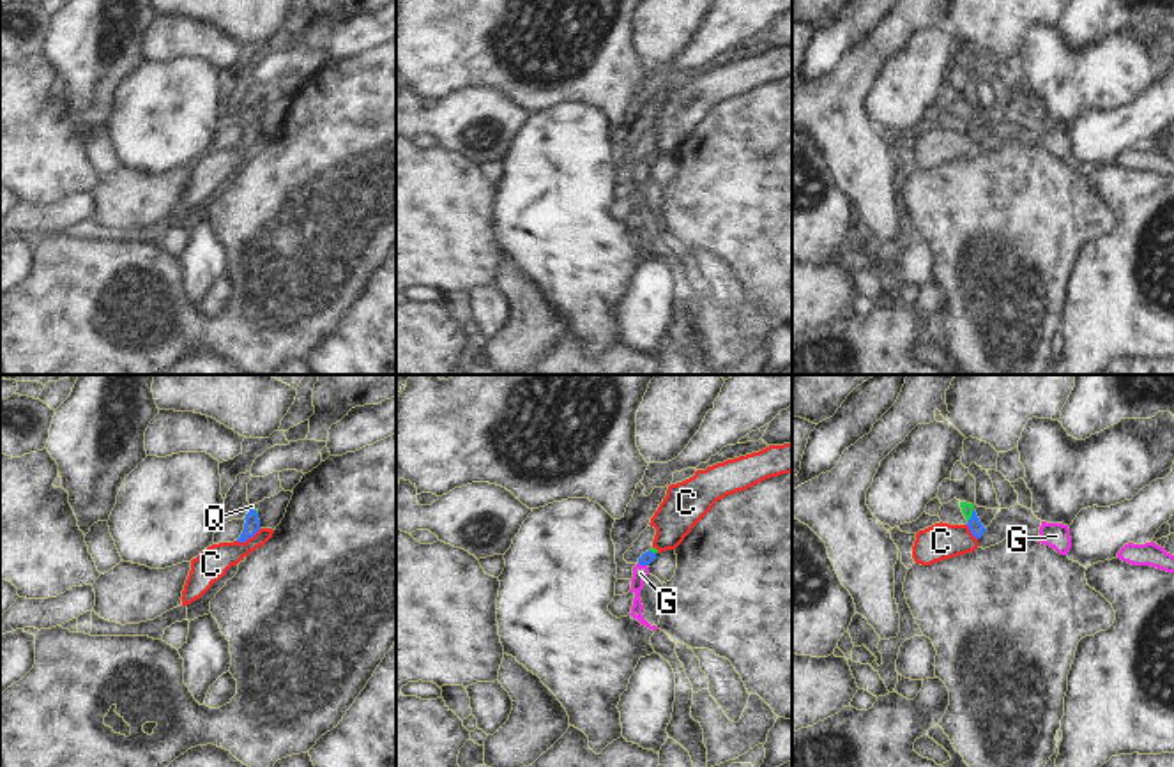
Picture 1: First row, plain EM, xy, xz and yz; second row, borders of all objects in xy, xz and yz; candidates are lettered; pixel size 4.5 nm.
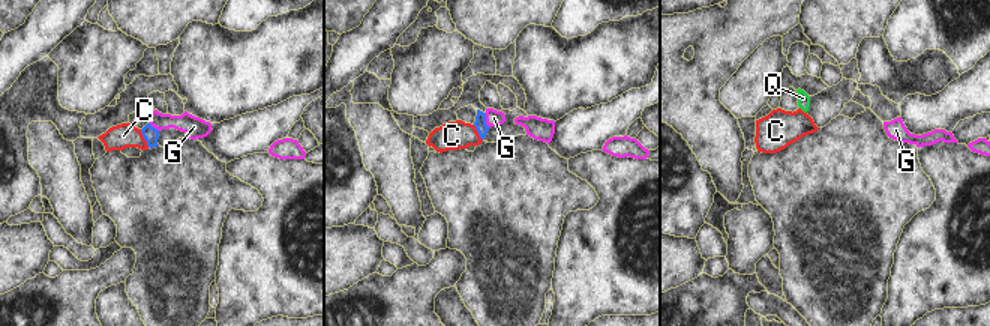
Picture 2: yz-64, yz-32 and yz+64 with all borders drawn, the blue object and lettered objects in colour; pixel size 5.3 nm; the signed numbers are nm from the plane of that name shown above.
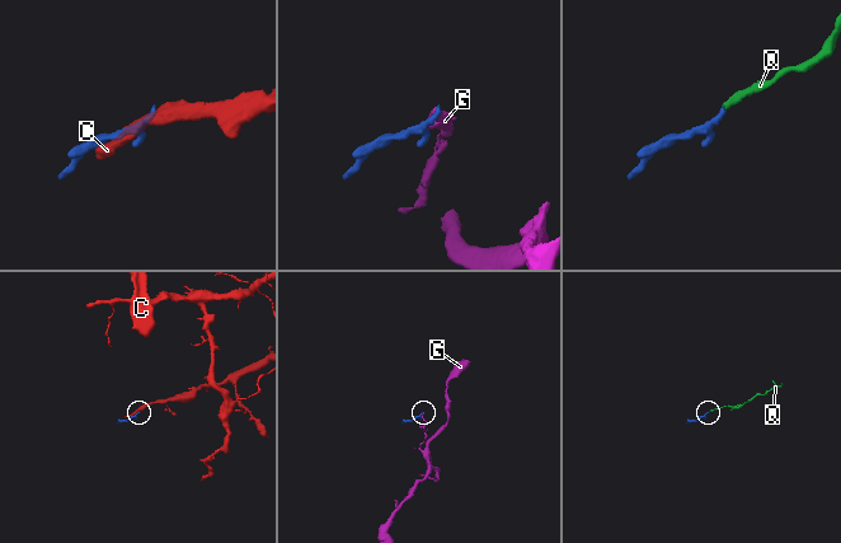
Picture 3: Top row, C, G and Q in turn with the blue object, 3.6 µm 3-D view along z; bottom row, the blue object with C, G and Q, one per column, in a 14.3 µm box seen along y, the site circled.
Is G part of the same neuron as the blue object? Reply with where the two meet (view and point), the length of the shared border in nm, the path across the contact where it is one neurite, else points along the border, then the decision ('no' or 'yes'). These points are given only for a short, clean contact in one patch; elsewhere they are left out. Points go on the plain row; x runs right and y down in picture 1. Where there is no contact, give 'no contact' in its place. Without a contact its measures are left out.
meets blue in xz at (642, 168); contact 40 nm long; border along xz (639, 167), (646, 170); no

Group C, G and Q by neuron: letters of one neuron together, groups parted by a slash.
C / G / Q

